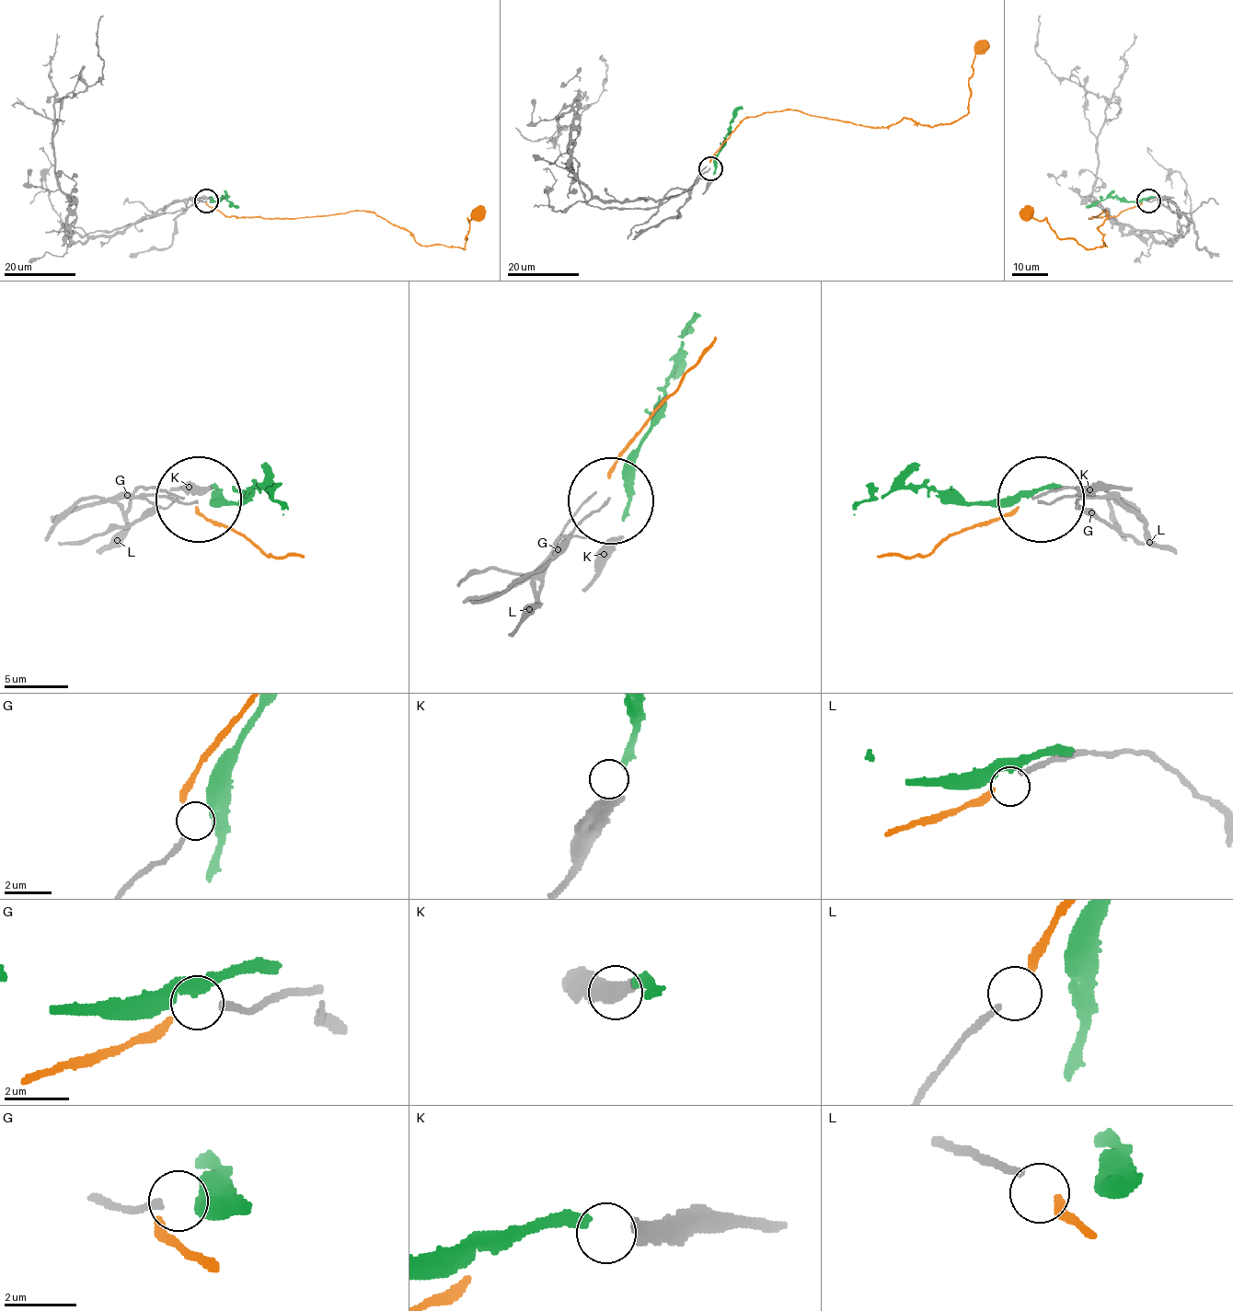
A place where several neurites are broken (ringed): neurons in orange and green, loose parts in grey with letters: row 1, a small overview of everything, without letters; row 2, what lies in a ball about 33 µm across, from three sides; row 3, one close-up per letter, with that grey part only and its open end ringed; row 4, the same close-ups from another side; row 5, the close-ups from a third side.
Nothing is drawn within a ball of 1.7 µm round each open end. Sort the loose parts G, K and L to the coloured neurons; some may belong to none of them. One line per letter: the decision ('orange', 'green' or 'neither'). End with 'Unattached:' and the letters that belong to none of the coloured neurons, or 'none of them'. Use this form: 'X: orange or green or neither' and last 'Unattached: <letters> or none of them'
G: neither
K: green
L: orange
Unattached: G

